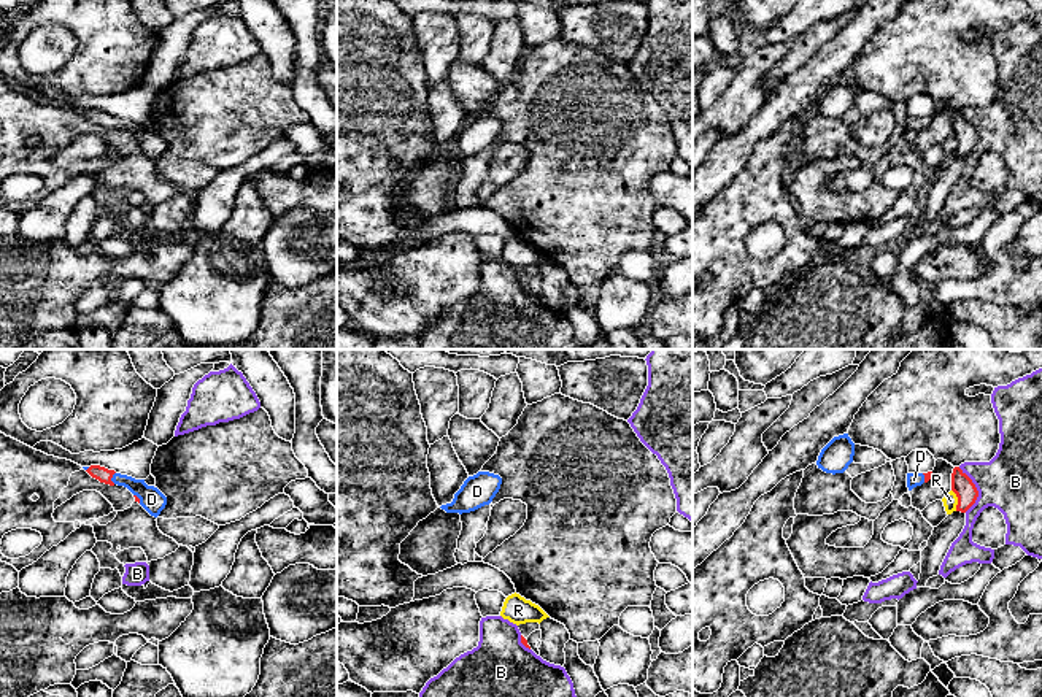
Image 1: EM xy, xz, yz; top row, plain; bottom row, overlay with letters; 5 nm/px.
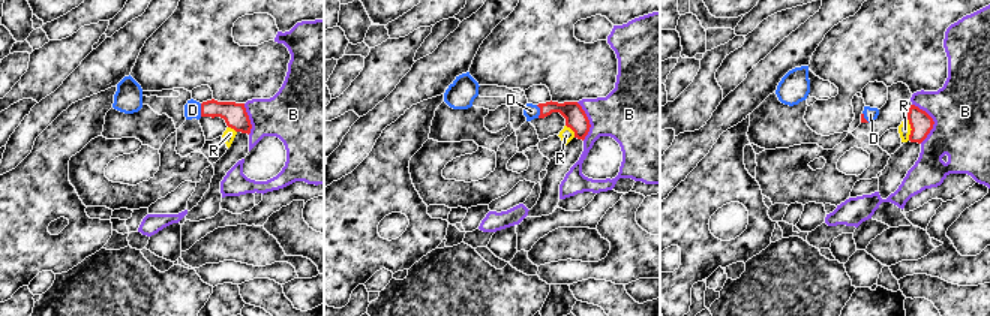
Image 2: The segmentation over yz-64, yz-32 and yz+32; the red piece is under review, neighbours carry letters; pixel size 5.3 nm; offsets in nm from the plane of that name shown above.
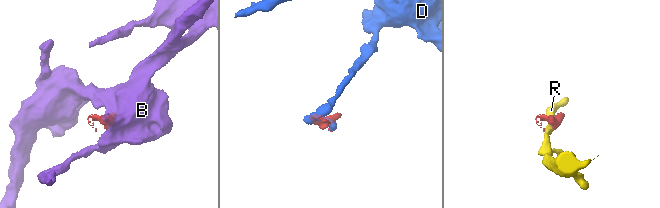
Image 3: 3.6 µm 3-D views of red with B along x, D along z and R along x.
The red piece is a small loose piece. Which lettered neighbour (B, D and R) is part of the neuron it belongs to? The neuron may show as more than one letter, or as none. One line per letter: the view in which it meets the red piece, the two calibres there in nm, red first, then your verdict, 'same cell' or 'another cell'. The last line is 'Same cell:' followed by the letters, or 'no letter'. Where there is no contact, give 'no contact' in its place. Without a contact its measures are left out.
B: yz | 110/300 nm | another cell
D: xy | 80/120 nm | same cell
R: yz | 110/80 nm | another cell
Same cell: D

